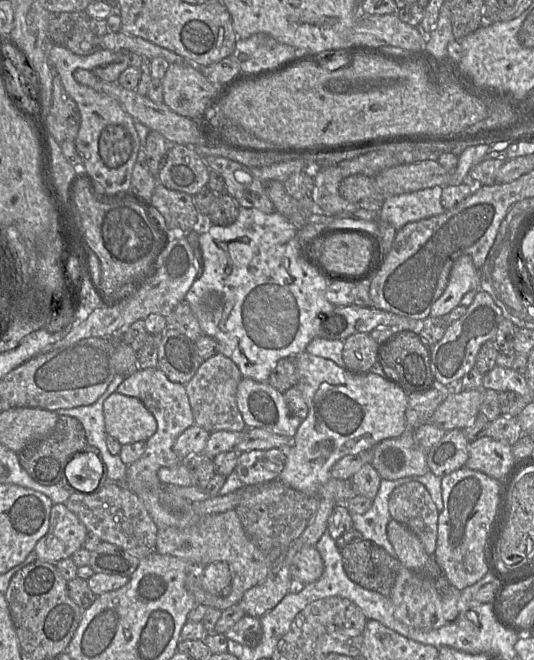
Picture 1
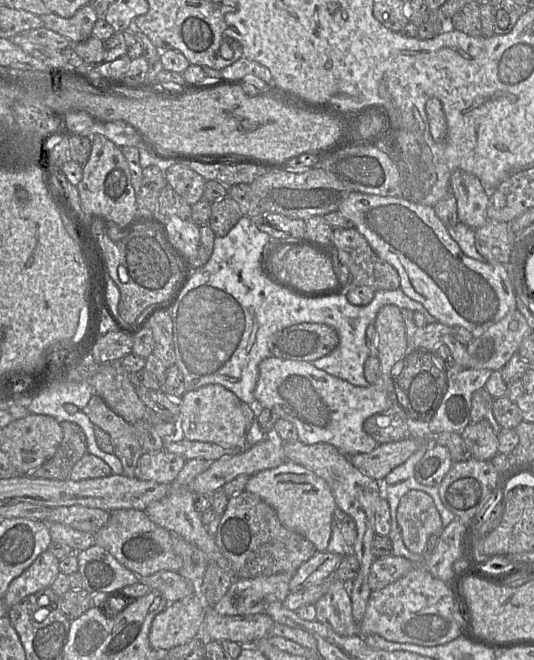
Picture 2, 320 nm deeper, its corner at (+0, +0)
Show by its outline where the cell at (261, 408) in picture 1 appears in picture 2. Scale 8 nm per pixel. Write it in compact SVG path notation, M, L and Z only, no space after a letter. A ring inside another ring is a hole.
M298 440L294 443L283 443L283 450L289 461L304 466L324 479L333 493L337 507L351 516L356 523L356 542L349 550L359 562L359 571L355 579L348 584L348 587L352 603L352 615L354 620L359 623L365 615L368 599L372 592L368 577L375 560L372 553L372 542L376 535L375 513L380 500L380 483L355 468L349 461L349 457L340 453L331 444L305 445Z

